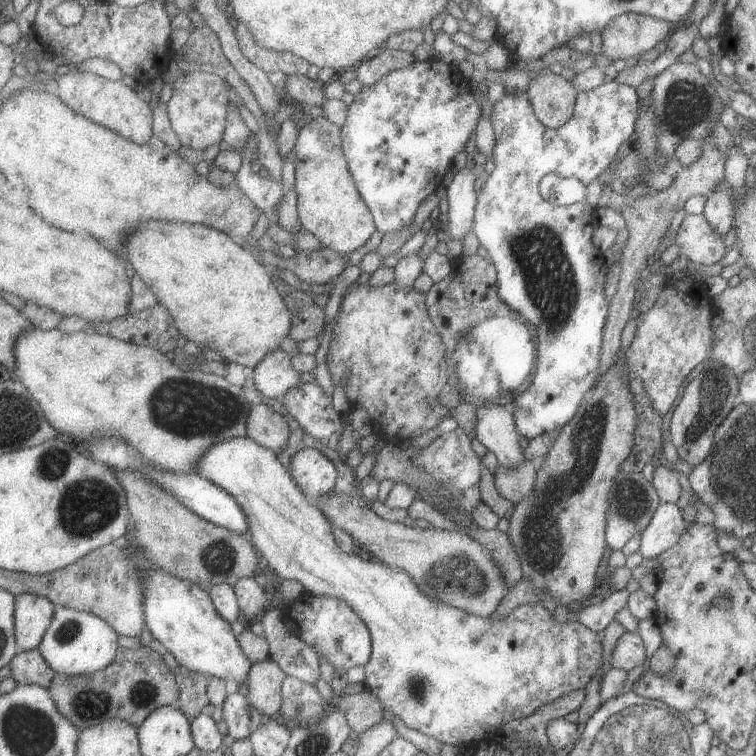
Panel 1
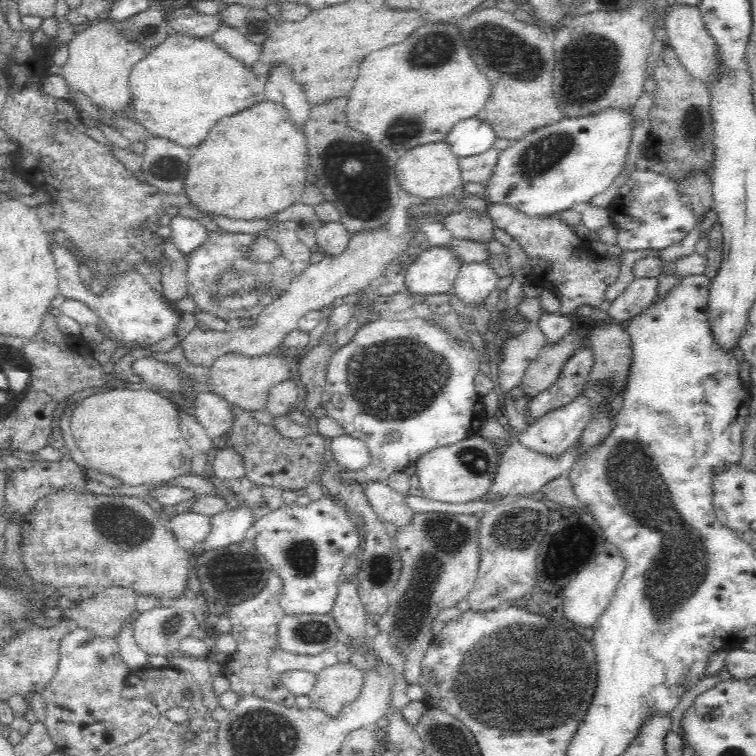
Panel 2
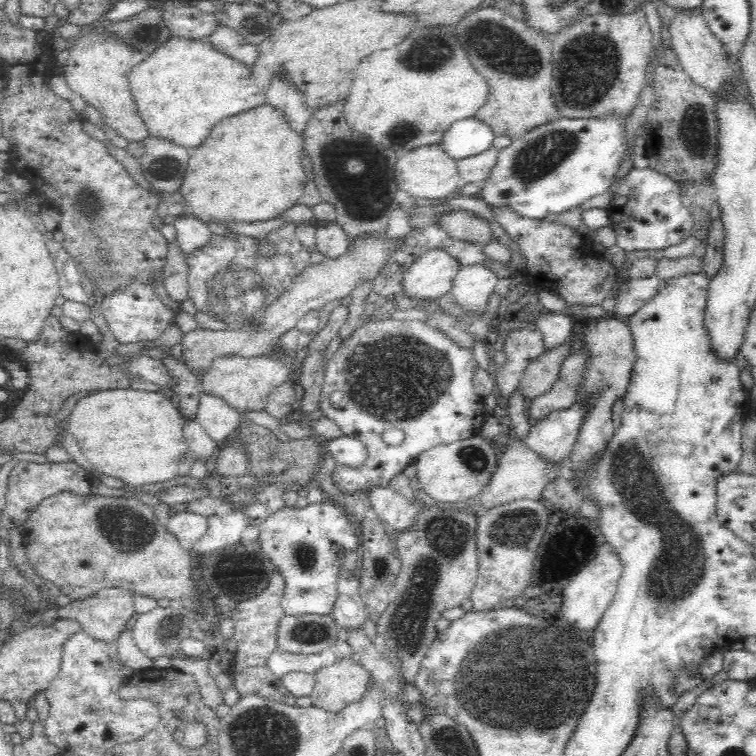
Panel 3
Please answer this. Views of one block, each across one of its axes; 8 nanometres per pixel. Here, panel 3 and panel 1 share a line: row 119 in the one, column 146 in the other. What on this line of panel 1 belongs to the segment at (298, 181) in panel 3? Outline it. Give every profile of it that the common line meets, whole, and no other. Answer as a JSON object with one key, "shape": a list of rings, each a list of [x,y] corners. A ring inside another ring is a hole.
{"shape":[[[150,221],[130,238],[128,254],[136,274],[144,278],[160,302],[170,310],[183,336],[197,348],[220,351],[227,364],[236,362],[256,369],[262,360],[280,349],[296,327],[297,318],[293,316],[293,310],[290,310],[269,267],[221,229],[206,224]]]}

